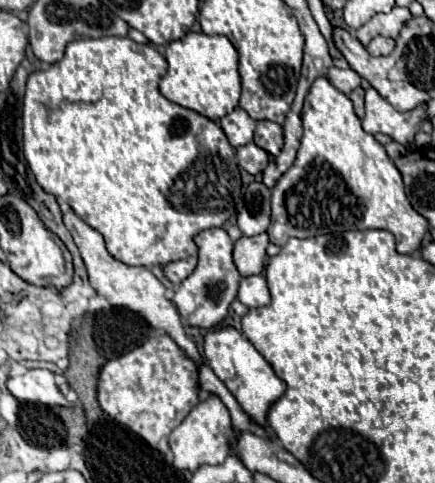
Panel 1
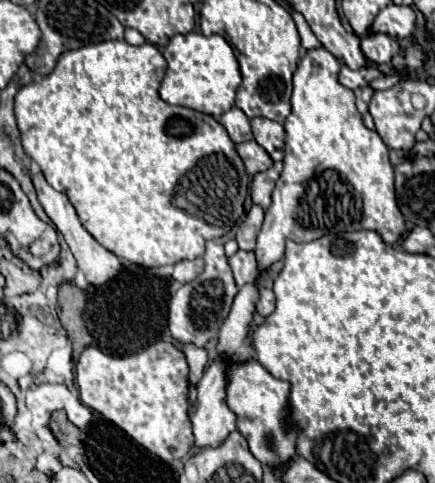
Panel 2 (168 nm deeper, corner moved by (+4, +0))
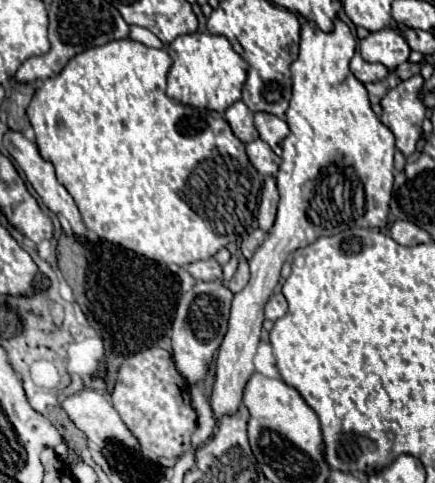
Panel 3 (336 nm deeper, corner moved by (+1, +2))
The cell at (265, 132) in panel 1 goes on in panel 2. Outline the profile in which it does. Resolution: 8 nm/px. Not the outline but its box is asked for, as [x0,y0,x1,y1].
[252,117,284,161]

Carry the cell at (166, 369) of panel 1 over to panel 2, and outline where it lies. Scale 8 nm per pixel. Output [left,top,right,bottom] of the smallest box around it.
[76,341,192,461]

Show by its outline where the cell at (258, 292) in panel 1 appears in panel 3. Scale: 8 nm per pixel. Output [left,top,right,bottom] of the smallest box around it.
[265,293,287,321]

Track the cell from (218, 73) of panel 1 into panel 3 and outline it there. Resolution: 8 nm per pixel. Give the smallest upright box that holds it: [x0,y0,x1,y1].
[167,33,247,113]

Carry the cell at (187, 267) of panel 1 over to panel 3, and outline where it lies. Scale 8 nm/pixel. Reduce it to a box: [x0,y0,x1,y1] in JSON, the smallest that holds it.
[185,259,223,281]

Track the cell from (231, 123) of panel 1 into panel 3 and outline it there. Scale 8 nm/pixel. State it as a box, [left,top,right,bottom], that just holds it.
[225,101,259,143]

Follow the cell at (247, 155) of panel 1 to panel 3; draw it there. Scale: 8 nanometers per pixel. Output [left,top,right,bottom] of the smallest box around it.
[247,139,281,175]

